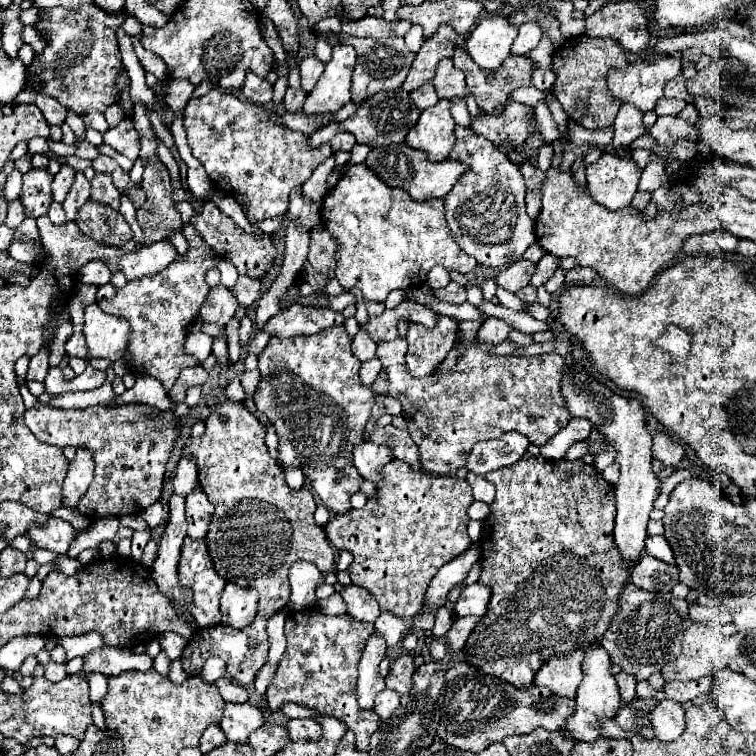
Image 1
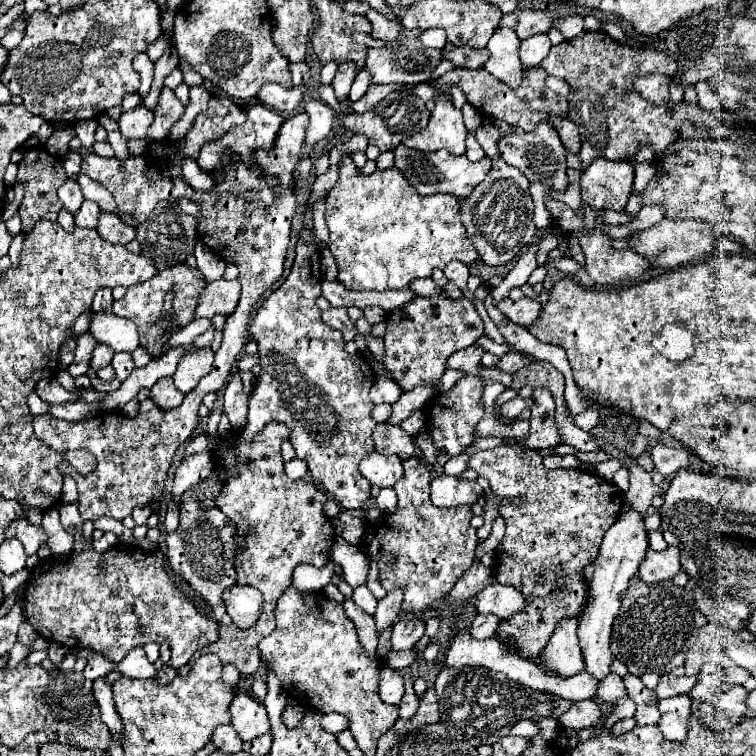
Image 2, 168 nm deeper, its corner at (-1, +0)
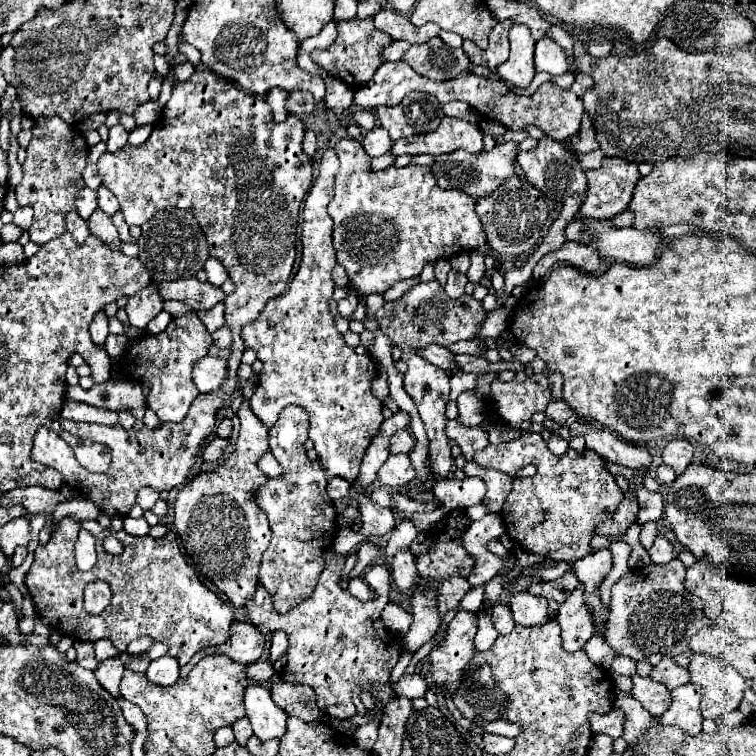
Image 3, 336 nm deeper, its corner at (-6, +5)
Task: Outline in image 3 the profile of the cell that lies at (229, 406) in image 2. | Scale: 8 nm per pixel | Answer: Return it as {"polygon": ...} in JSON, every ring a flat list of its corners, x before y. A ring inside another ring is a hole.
{"polygon":[[248,400,242,402,236,414,240,418,240,438,238,438,236,450,214,472,198,474,178,492,178,498,174,504,174,528,182,540,186,554,190,556,194,566,200,570,200,574,204,574,238,608,238,606,244,606,246,600,252,598,252,592,256,590,256,584,258,584,256,570,258,570,262,552,268,548,270,528,268,528,268,520,264,512,254,504,256,488,260,488,260,484,268,480,268,476,260,472,256,466,258,458,268,450,268,430,260,424,260,420,256,420,254,412,248,406]]}

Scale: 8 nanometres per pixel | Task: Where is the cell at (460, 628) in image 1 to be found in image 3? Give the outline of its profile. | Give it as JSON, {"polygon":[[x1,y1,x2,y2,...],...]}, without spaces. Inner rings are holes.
{"polygon":[[496,604,492,608,492,624,500,634,508,634,514,628,514,620,512,620,512,612,506,604]]}

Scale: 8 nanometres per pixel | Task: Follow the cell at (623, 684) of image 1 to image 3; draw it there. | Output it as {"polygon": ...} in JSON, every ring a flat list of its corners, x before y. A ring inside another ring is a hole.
{"polygon":[[638,674,632,676,634,688,632,696,654,716,660,718,668,706,670,706,670,690,664,688,660,682,654,682,652,678,642,678]]}

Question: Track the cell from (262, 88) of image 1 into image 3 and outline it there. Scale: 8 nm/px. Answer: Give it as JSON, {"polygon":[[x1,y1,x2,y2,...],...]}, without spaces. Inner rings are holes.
{"polygon":[[292,90,286,96,286,110,290,114,306,114,314,110,314,96,312,92,300,92,300,90]]}

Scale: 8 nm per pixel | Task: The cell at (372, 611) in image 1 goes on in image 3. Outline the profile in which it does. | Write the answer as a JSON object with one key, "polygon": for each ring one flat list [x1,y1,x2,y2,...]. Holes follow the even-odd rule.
{"polygon":[[402,520,400,524,396,524,394,530,392,530,392,534,390,534,390,540,382,548,382,554,386,558,386,564,392,566,392,560,396,556,396,552,410,550,410,546,416,540,416,536,418,536,418,528,410,520]]}

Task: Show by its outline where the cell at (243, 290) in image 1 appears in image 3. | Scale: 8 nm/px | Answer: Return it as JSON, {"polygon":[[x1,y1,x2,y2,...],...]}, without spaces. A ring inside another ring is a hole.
{"polygon":[[180,278,174,282,158,282,158,284,164,300,180,300,196,312,210,310,214,304,224,302,226,298,222,288,210,282,200,282,198,278]]}

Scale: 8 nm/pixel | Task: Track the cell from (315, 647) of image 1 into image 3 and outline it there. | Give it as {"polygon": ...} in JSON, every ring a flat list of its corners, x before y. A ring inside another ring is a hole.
{"polygon":[[332,548,324,558,326,568,318,578,312,596,304,598,288,614,280,616,272,608,268,592,260,586,254,592,254,598,246,602,246,612,254,626,270,632,284,630,288,634,290,648,286,666,282,668,282,680,292,684,310,684,316,692,318,708,342,720,360,714,352,702,354,692,360,688,376,696,382,706,394,698,390,688,390,672,402,654,402,642,398,636,394,638,390,632,386,632,380,620,380,612,386,602,362,602,338,586,346,558,338,556]]}

